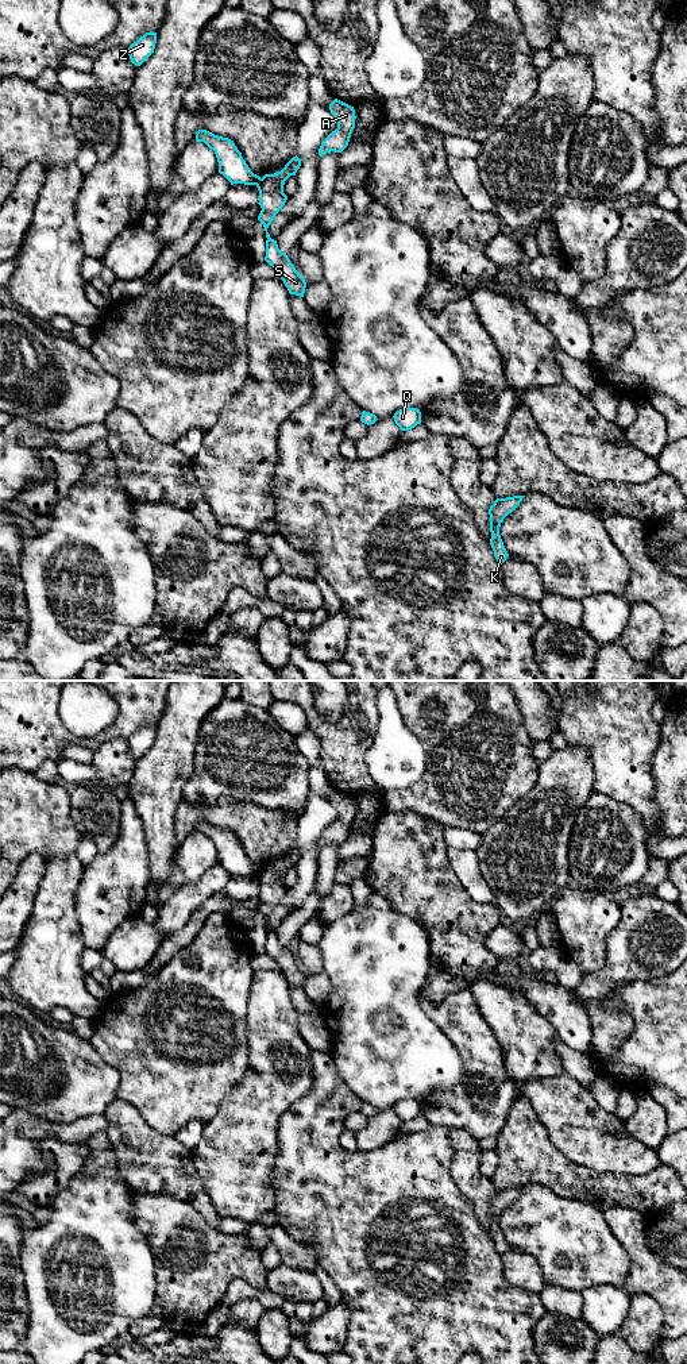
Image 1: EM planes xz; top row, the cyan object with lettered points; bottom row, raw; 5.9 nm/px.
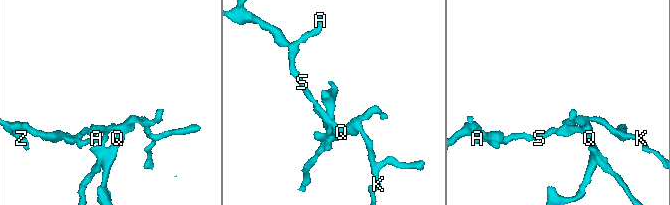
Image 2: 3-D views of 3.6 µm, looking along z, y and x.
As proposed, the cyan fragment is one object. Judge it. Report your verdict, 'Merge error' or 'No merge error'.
Merge error

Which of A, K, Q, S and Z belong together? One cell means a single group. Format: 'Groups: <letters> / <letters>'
Groups: A K S / Q Z

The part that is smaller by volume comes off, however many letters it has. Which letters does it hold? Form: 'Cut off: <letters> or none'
Cut off: A, K, S

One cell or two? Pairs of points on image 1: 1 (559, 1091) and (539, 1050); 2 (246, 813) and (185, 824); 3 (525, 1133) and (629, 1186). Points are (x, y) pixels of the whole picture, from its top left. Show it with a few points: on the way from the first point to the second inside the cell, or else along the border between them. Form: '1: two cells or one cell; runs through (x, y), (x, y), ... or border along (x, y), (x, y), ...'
1: two cells; border along (563, 1072), (555, 1077), (533, 1078), (523, 1090)
2: one cell; runs through (231, 815), (200, 815)
3: one cell; runs through (550, 1159), (571, 1181), (603, 1186)

